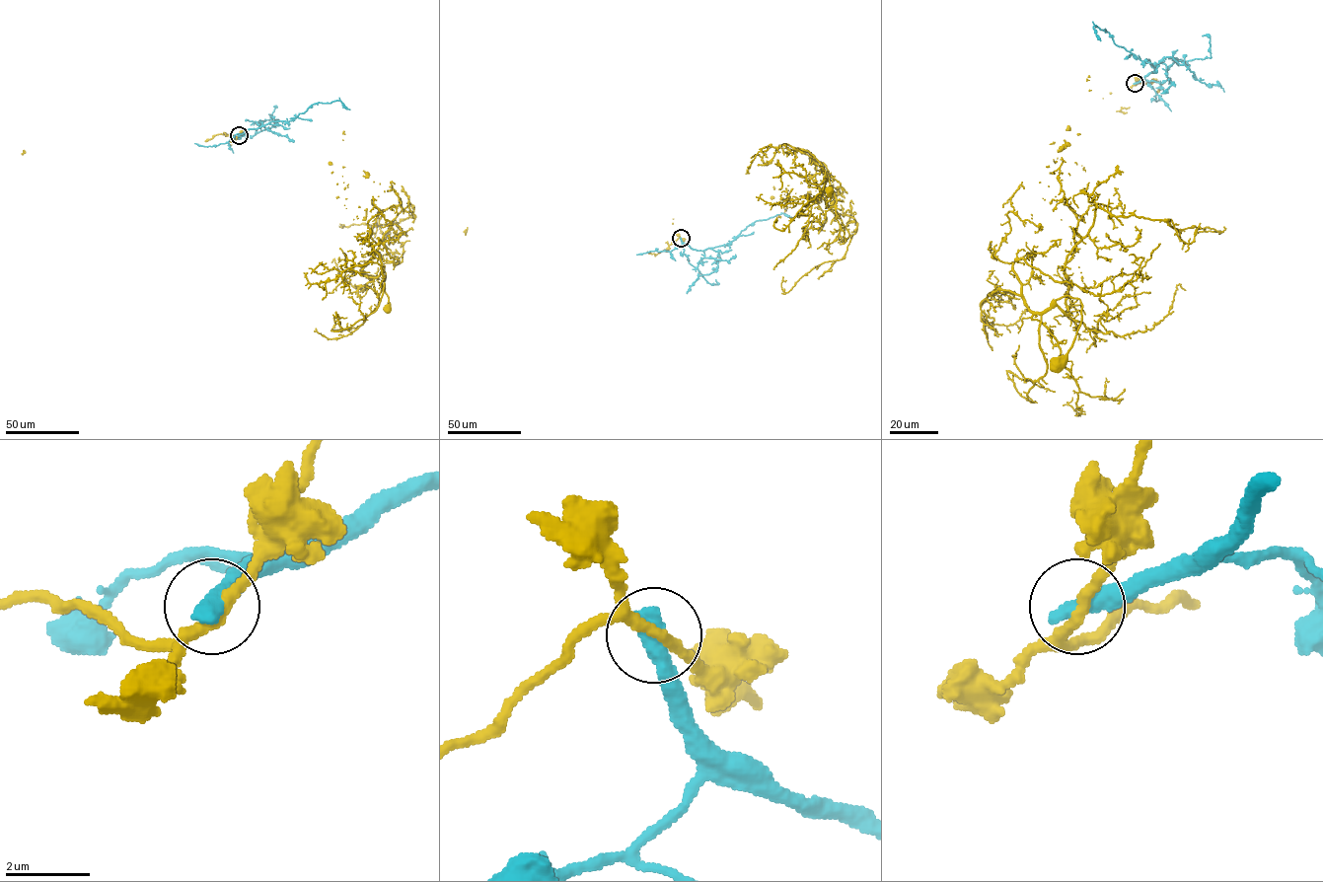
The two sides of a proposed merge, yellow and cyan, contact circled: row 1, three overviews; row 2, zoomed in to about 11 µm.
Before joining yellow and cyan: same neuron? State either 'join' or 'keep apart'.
keep apart

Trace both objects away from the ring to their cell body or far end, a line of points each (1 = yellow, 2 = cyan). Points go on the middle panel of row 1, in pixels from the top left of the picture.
1: (681, 239), (771, 198), (842, 193), (818, 203), (820, 195), (803, 196), (825, 189), (827, 206), (829, 187)
2: (681, 239), (692, 248), (703, 251), (727, 245), (757, 220), (783, 213), (791, 217)

